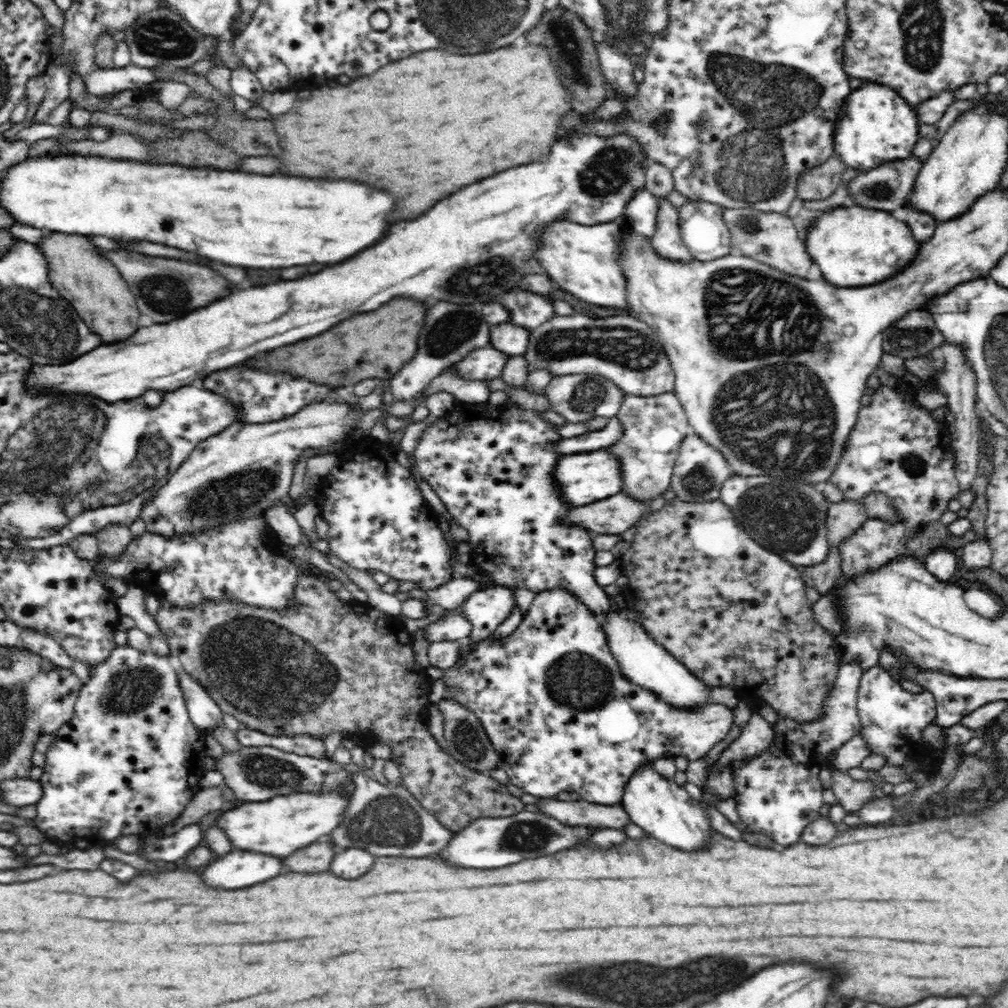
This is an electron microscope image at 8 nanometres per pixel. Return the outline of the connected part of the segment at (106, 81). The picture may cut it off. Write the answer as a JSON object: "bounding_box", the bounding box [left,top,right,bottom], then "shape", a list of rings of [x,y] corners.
{"bounding_box":[85,64,156,96],"shape":[[[130,64],[122,68],[95,68],[85,76],[85,91],[90,96],[111,96],[134,88],[149,87],[156,82],[156,71]]]}

